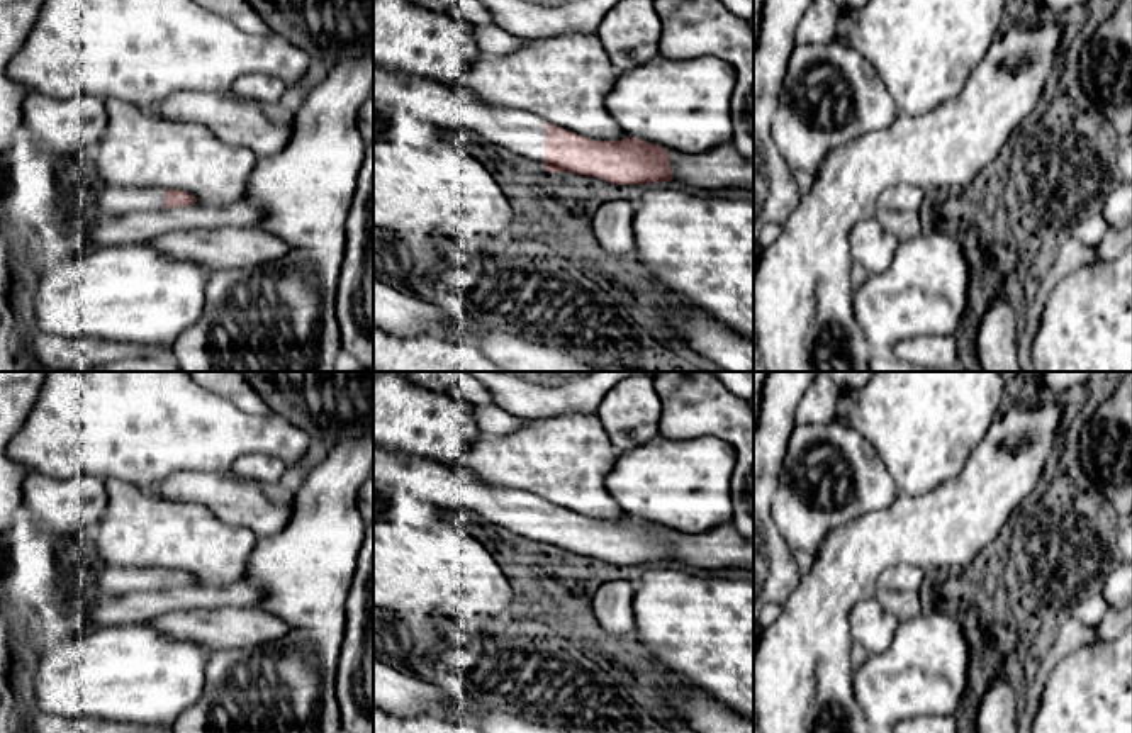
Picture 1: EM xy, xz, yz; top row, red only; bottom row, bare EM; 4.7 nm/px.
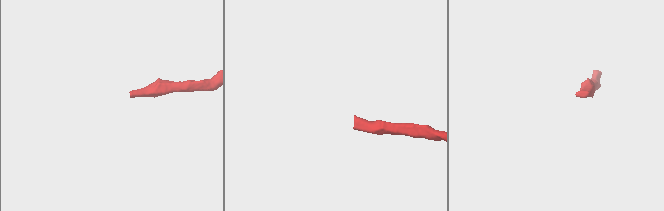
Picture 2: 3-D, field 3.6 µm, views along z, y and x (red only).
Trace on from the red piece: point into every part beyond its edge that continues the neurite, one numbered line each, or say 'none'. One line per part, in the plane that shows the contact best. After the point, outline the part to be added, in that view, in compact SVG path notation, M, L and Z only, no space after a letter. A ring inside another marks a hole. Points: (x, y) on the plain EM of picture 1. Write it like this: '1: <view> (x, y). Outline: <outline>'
1: xz (521, 513). Outline: M373 445L373 480L409 489L443 509L467 509L516 534L545 545L545 501L526 492L489 487L474 470L407 458Z

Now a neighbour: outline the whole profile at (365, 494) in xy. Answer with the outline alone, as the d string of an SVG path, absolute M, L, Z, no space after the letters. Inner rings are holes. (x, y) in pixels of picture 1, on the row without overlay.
M373 477L358 490L356 506L365 523L373 521Z

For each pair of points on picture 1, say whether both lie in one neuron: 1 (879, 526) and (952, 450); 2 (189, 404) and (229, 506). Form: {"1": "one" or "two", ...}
{"1": "two", "2": "two"}

